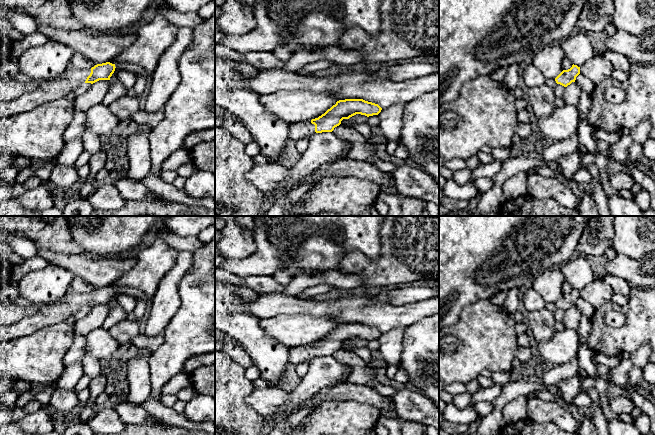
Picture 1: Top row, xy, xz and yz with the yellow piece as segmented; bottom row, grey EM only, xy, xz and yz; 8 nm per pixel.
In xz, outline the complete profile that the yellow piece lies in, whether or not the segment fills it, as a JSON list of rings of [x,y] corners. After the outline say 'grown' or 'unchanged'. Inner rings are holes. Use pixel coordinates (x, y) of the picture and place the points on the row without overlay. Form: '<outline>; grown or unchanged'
[[[363,323],[339,324],[318,342],[289,348],[290,362],[295,366],[309,362],[315,357],[332,356],[343,343],[361,338],[367,341],[378,339],[382,332],[375,327]]]; grown

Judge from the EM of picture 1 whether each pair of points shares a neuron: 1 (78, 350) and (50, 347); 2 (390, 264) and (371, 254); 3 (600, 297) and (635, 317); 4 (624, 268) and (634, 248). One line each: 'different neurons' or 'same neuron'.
1: different neurons
2: different neurons
3: different neurons
4: different neurons

